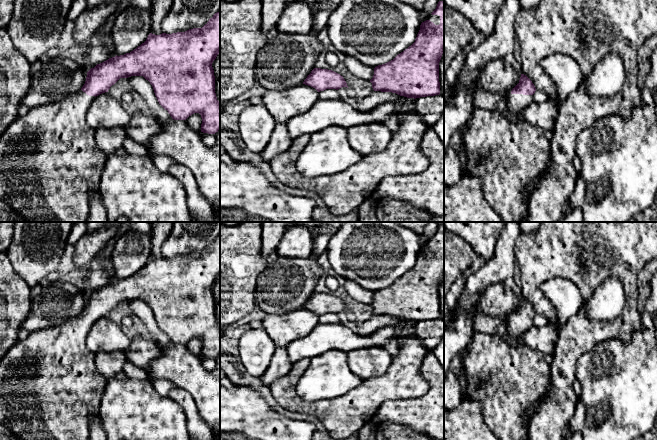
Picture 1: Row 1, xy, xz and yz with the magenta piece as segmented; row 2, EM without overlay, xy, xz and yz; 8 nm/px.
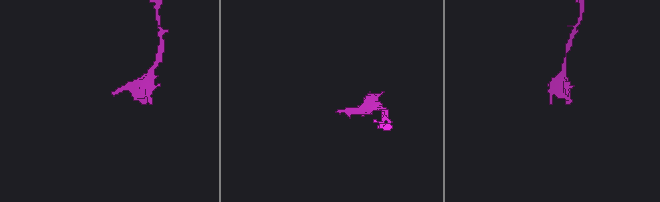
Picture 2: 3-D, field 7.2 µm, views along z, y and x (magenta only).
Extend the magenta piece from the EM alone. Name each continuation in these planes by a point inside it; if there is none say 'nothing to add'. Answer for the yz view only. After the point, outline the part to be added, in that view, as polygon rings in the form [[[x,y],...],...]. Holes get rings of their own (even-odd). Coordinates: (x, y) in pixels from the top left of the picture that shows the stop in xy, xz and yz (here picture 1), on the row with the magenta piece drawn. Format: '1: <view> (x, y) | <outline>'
1: yz (516, 103) | [[[509,94],[508,108],[512,113],[519,114],[533,101],[533,95]]]

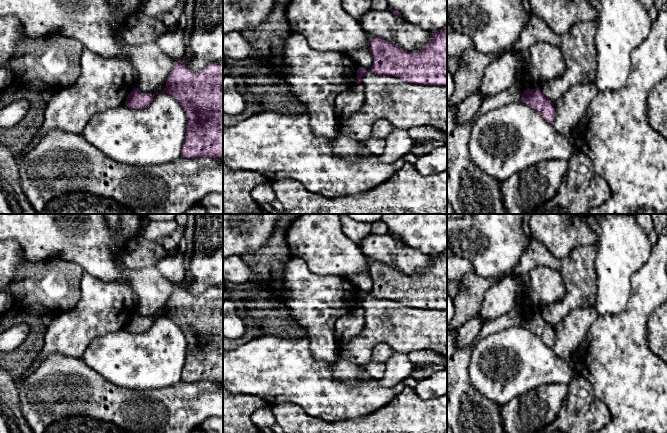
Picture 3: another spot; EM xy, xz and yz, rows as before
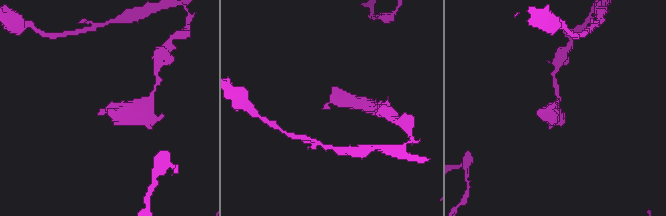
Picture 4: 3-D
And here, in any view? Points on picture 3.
nothing to add

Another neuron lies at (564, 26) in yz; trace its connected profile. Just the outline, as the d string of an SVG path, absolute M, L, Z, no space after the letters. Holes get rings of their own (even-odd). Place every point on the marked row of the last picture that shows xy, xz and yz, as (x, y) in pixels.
M530 0L531 13L543 19L558 35L576 22L595 20L598 12L588 0Z

